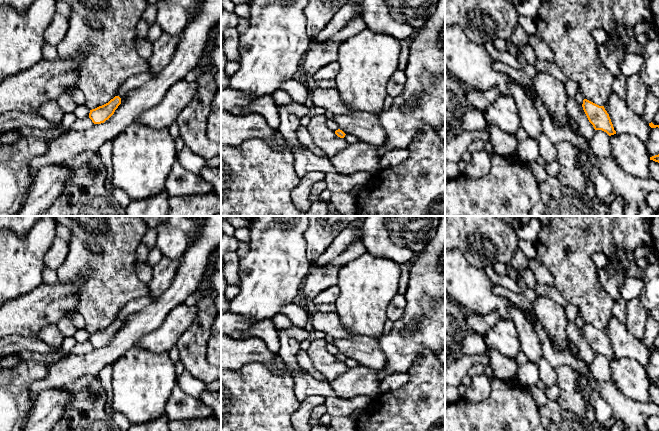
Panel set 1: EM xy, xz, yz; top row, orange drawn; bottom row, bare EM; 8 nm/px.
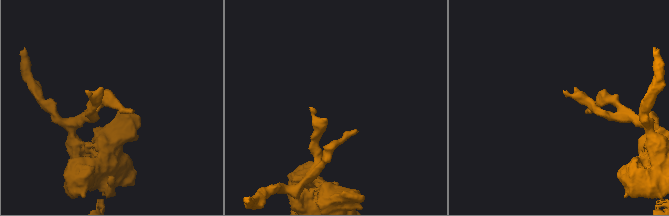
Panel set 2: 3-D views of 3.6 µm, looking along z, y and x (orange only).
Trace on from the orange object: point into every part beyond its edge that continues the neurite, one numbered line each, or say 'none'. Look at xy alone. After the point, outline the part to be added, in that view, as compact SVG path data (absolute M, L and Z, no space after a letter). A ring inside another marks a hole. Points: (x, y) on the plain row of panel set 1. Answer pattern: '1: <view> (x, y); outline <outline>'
none

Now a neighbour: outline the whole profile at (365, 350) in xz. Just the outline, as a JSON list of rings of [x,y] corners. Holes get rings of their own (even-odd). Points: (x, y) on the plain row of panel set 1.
[[[353,336],[347,339],[335,339],[333,344],[345,358],[351,358],[361,366],[375,371],[386,367],[387,358],[381,351],[377,338]]]

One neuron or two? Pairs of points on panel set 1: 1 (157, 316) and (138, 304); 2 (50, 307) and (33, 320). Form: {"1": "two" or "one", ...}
{"1": "two", "2": "one"}

